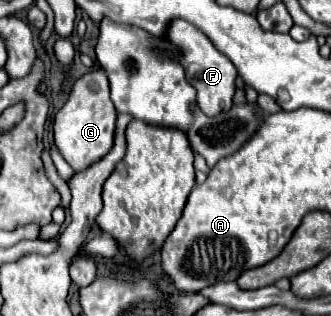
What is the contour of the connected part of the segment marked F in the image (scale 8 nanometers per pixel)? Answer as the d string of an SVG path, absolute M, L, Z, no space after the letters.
M176 20L168 28L168 42L174 42L182 50L182 66L186 70L186 80L196 90L196 106L206 116L218 116L220 112L228 112L232 108L232 98L236 94L236 66L228 60L228 56L220 54L218 48L204 38L204 32L200 32L196 26Z

